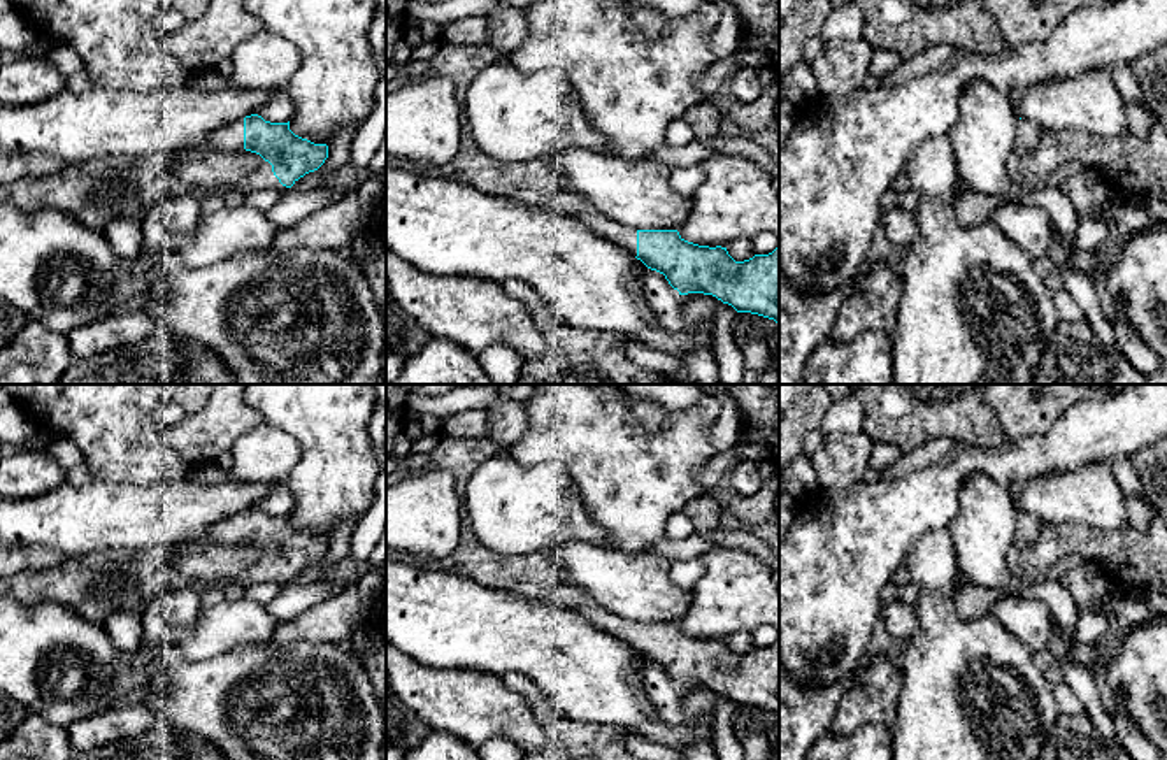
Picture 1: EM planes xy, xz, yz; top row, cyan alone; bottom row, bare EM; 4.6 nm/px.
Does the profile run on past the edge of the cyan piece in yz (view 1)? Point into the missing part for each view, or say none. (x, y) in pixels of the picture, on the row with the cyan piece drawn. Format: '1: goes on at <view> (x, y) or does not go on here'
1: does not go on here

